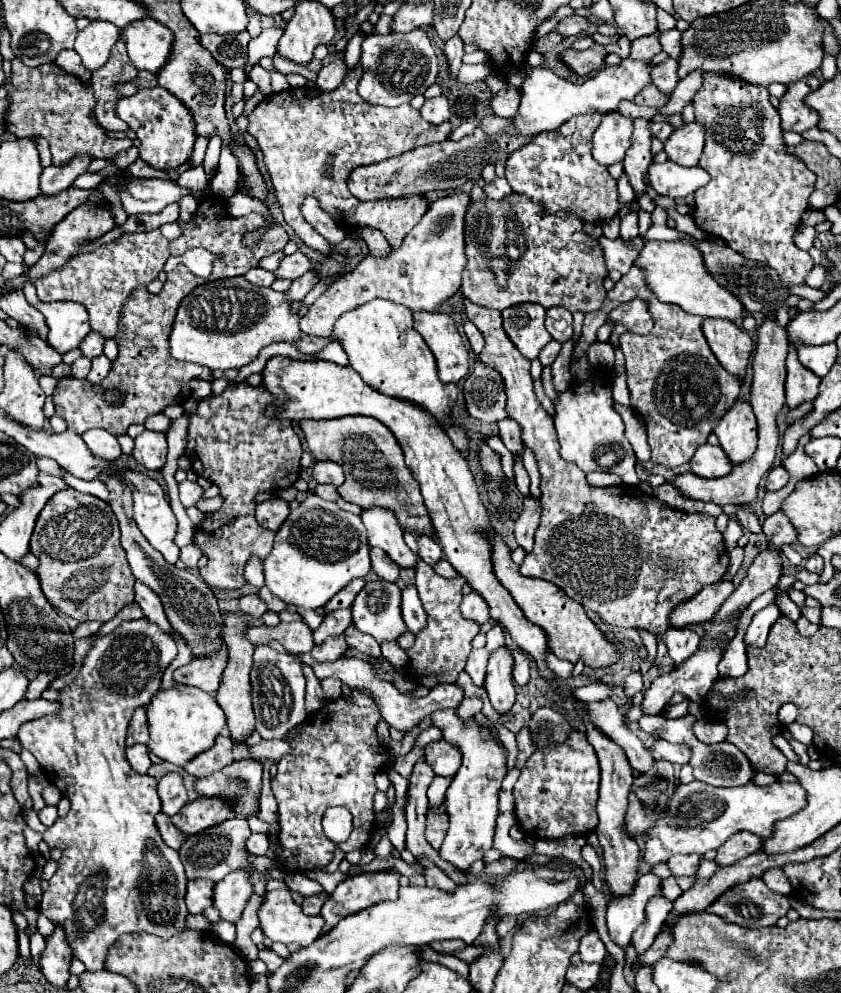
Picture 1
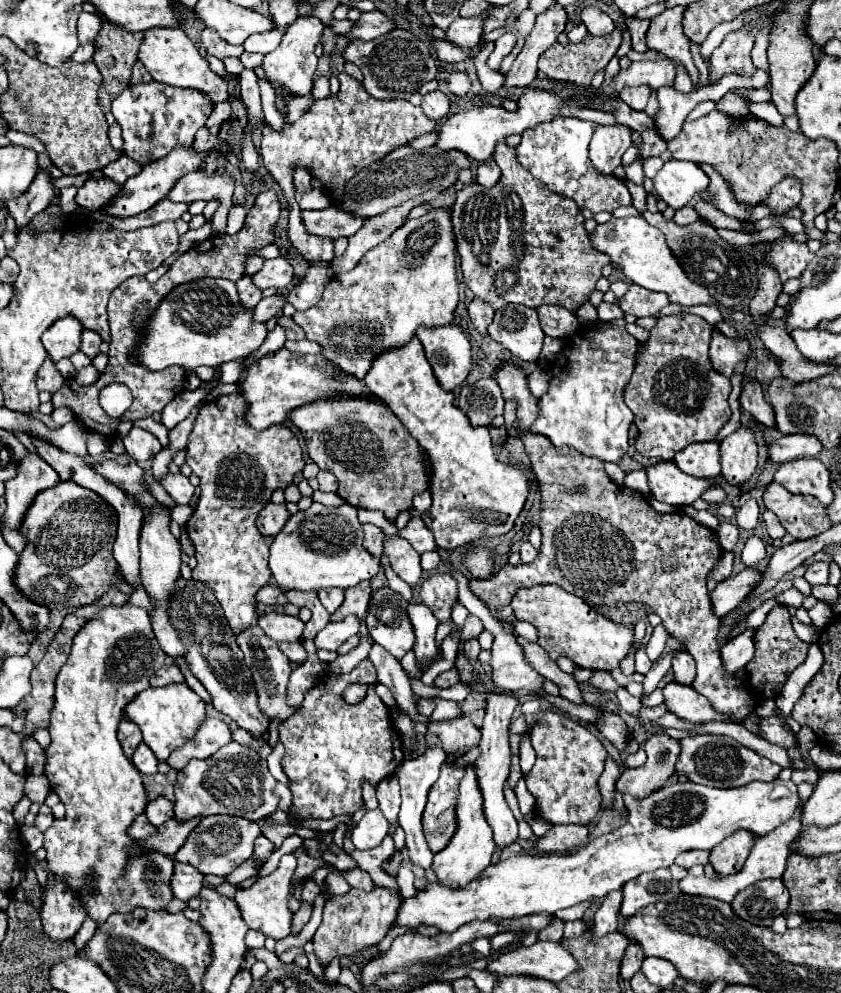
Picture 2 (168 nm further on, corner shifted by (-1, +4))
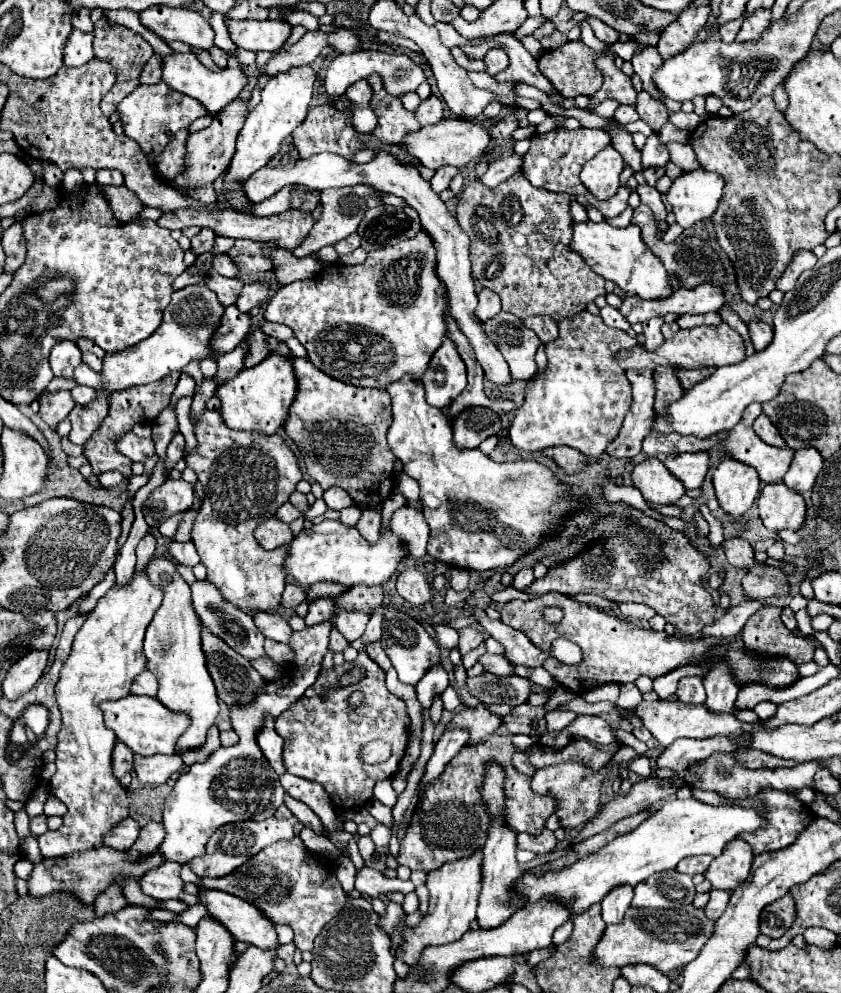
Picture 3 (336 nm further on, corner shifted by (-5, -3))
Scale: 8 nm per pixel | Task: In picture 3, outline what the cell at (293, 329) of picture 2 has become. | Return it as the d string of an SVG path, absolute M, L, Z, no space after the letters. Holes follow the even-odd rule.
M264 320L264 322L260 324L260 328L264 330L264 334L268 334L268 336L274 336L274 338L278 338L280 342L286 342L288 338L294 338L294 332L292 332L292 328L284 326L284 324L274 324L274 322L268 322L268 320Z

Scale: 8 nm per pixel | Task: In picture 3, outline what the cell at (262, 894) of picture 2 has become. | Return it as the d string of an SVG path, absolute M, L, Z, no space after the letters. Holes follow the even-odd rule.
M208 890L206 894L198 896L200 902L208 906L208 914L216 916L216 920L220 920L236 940L254 944L264 950L280 946L276 924L266 918L254 904L222 890Z

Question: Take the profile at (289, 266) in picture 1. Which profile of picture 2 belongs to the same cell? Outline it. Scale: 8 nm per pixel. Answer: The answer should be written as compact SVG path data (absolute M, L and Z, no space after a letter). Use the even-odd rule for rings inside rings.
M286 257L268 259L264 261L262 269L256 275L252 275L252 281L256 281L256 287L262 291L268 287L284 289L292 281L292 265L288 263Z

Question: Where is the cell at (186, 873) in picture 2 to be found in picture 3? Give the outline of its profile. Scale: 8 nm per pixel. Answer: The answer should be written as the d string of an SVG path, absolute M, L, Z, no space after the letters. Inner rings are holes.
M164 862L160 868L140 878L138 884L142 886L142 892L152 898L180 898L184 894L184 880L180 878L180 868L182 866L176 862Z

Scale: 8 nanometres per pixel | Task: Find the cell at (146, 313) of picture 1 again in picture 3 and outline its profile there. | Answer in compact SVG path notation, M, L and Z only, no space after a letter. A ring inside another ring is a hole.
M179 372L171 373L167 378L163 378L158 382L152 384L136 386L136 388L128 388L128 390L120 390L120 392L112 392L110 396L110 412L106 416L106 420L96 428L96 432L88 438L88 442L84 444L84 456L88 456L90 460L90 466L94 468L94 474L102 474L102 472L108 472L108 470L118 470L124 474L124 478L130 478L132 476L132 462L120 454L116 450L116 442L132 430L134 424L138 422L144 422L144 424L150 424L158 418L158 414L168 408L168 402L170 402L170 396L176 388L176 383L180 377Z

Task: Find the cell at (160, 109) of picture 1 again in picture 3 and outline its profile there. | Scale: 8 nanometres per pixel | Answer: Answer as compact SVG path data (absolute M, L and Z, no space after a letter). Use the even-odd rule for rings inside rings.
M158 82L154 86L140 84L118 104L116 112L124 126L124 134L140 146L148 160L160 156L162 150L174 140L174 134L178 134L180 130L188 130L194 120L206 116L206 110L202 104L198 104L198 100L192 100L190 96L168 88L164 82Z

